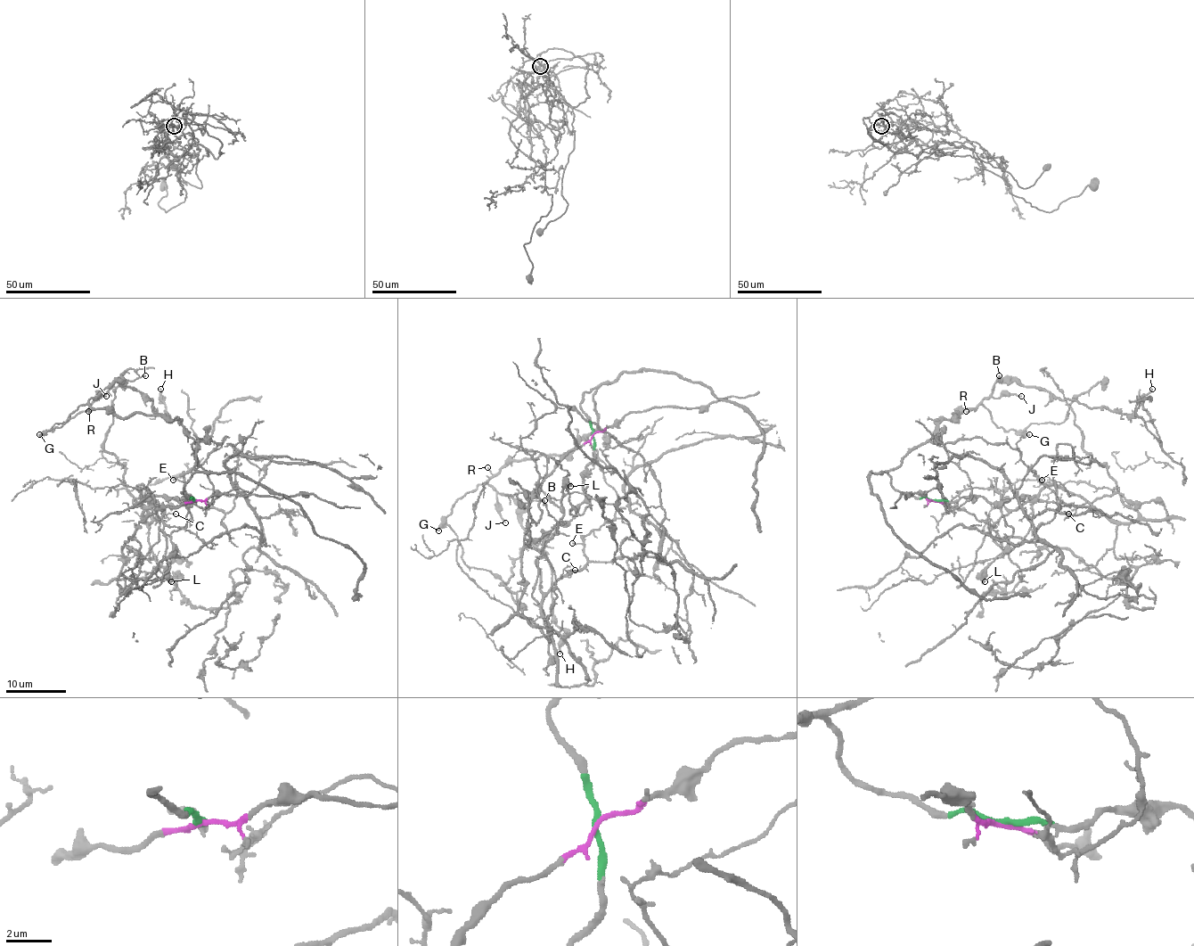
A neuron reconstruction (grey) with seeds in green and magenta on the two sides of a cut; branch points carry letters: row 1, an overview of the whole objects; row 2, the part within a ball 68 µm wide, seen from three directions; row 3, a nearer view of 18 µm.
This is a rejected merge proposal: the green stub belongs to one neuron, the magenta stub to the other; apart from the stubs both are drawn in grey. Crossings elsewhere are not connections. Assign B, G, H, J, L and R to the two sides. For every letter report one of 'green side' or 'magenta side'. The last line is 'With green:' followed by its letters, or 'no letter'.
B: green side
G: green side
H: green side
J: green side
L: green side
R: green side
With green: B, G, H, J, L, R

